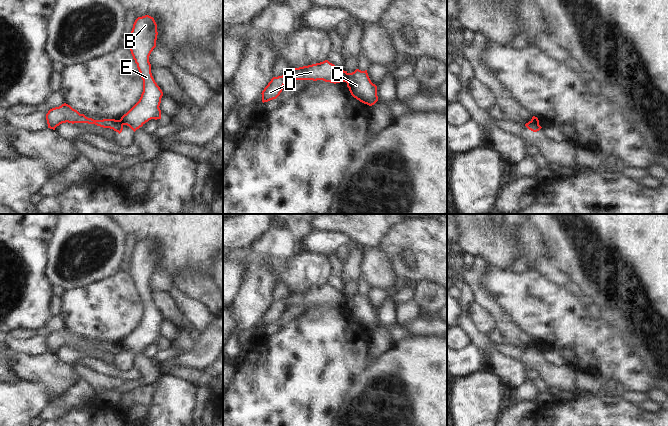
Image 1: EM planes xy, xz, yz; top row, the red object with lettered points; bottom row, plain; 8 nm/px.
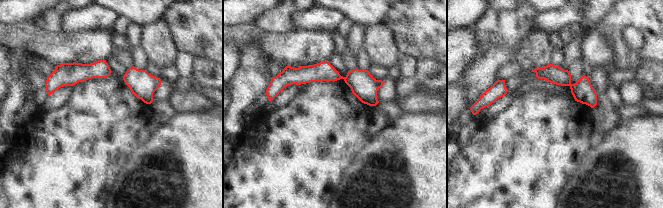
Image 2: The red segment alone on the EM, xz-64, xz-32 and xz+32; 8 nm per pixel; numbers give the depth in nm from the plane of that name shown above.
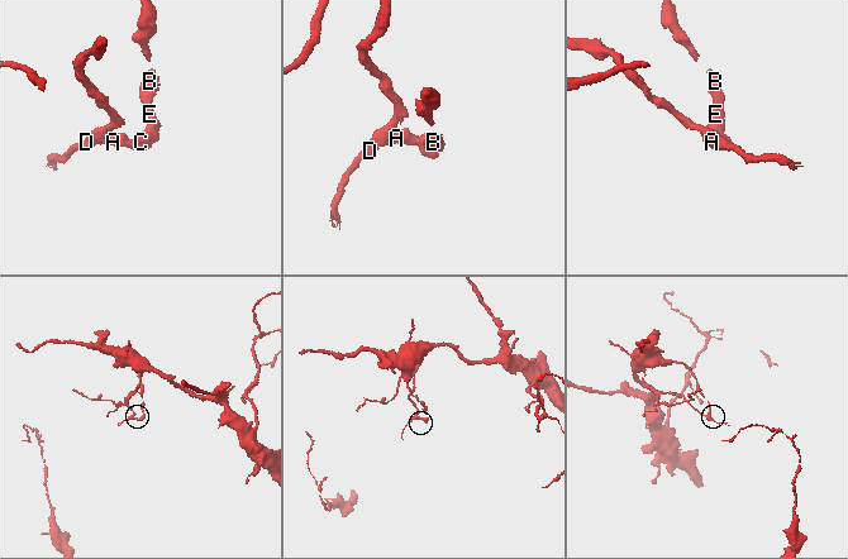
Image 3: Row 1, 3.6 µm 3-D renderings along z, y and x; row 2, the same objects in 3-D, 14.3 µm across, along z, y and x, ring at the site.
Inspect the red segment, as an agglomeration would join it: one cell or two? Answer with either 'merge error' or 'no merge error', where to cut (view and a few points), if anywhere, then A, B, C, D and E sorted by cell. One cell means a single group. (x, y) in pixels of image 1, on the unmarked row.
merge error; cut in xz along (347, 297), (344, 305); A D / B C E

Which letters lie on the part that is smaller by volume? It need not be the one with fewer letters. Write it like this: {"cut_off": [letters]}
{"cut_off": ["B", "C", "E"]}

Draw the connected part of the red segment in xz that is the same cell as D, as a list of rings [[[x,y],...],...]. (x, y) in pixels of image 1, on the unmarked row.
[[[325,284],[320,287],[291,292],[289,296],[282,300],[273,301],[268,309],[262,315],[262,326],[268,326],[276,323],[283,314],[286,305],[292,304],[323,304],[330,307],[345,306],[347,295]]]

